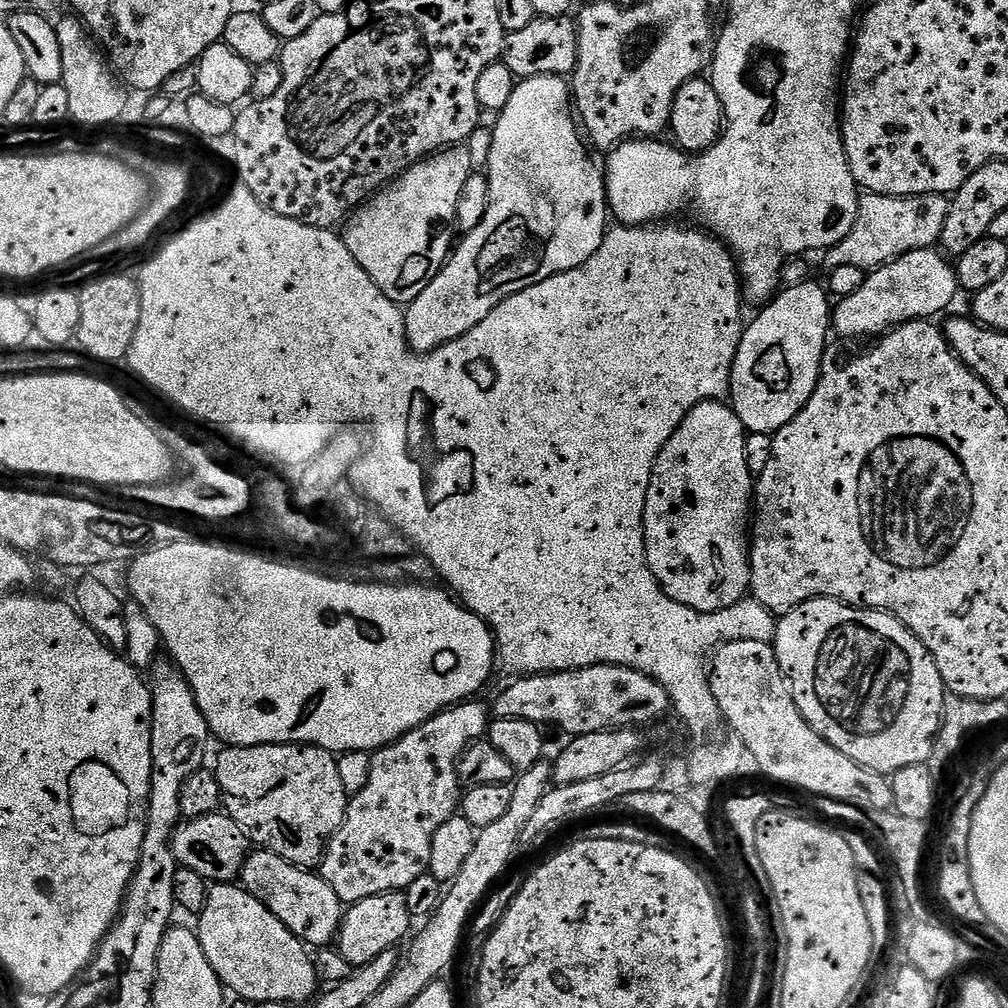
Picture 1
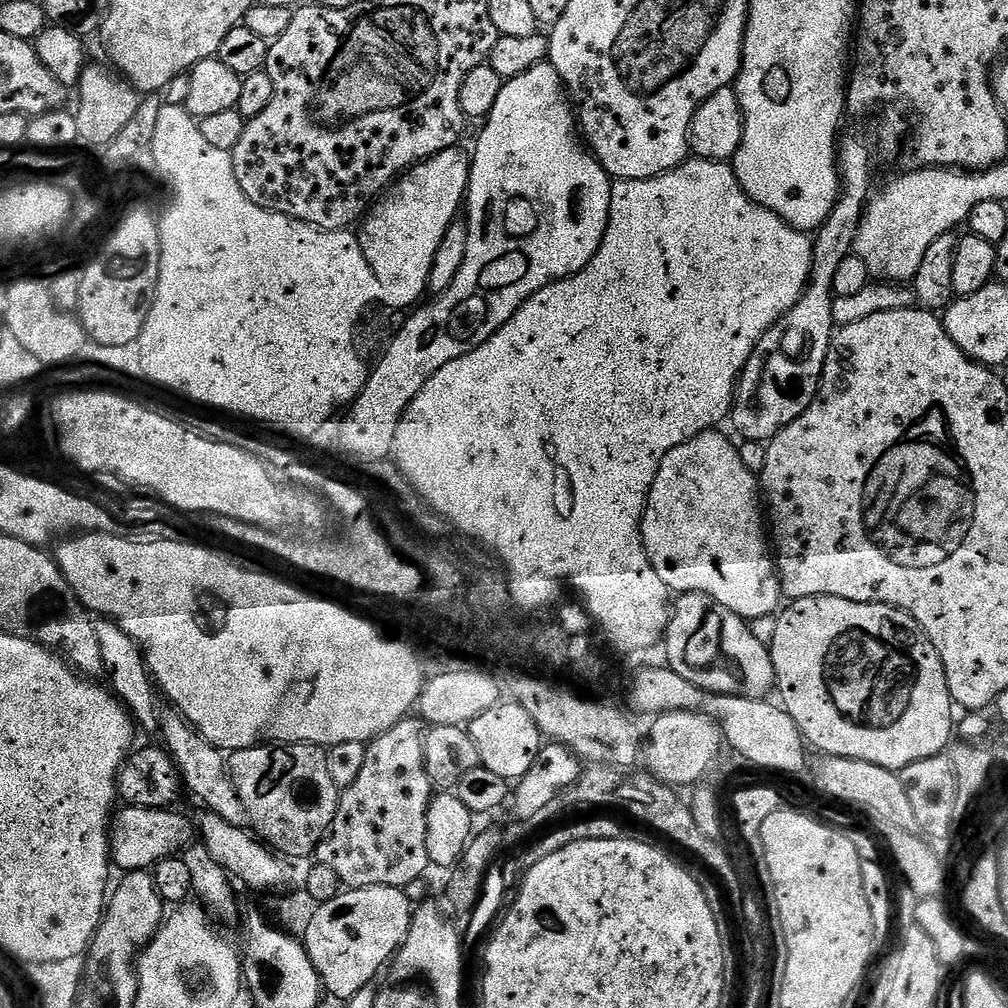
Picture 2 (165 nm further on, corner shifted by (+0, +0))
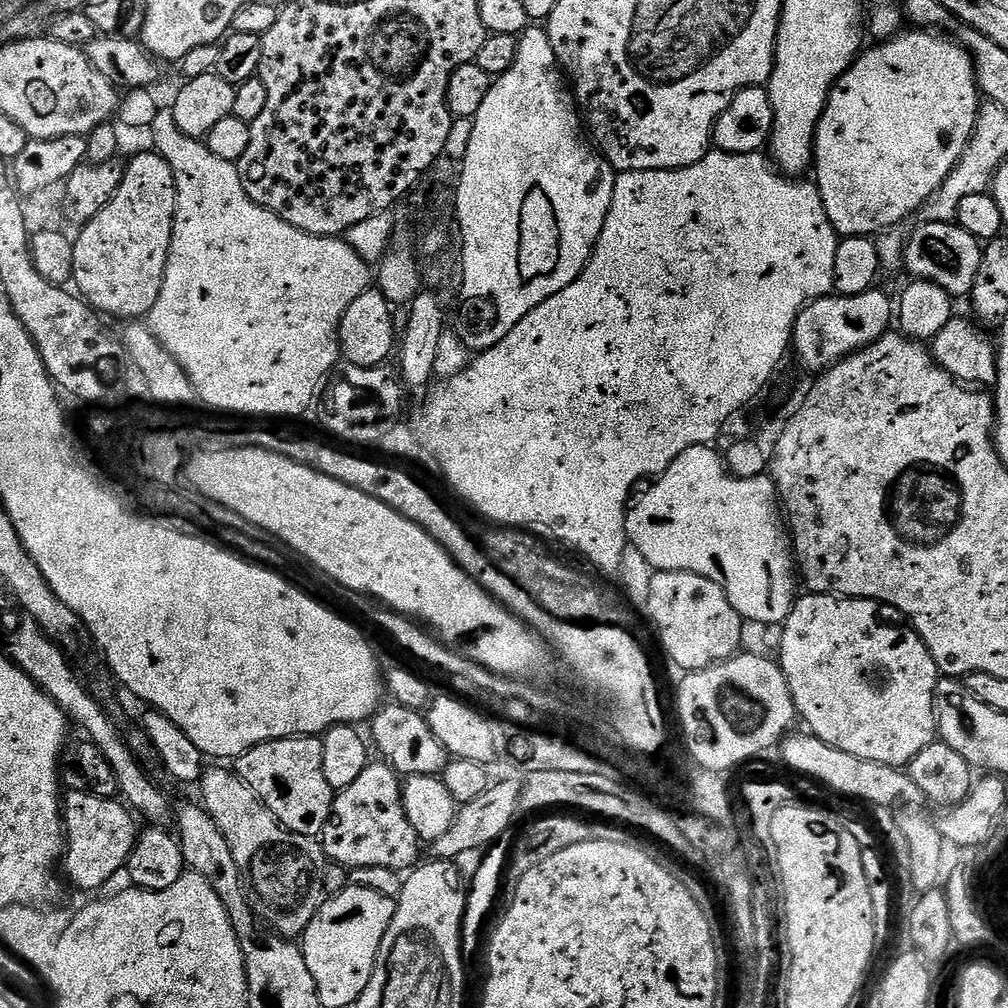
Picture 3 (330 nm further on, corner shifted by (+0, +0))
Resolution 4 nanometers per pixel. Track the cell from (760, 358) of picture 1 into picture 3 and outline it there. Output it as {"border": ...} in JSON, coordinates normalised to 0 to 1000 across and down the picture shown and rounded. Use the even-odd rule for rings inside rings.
{"border":[[[904,30],[890,34],[884,40],[870,43],[870,48],[865,48],[850,56],[843,66],[834,73],[825,92],[817,106],[815,117],[810,126],[810,142],[808,144],[808,182],[813,189],[815,204],[819,204],[819,212],[827,224],[827,228],[834,235],[860,234],[876,231],[878,228],[888,227],[904,210],[909,210],[918,205],[921,199],[933,189],[937,178],[947,169],[956,154],[960,143],[964,140],[964,132],[968,130],[968,117],[974,102],[974,92],[968,81],[968,64],[966,57],[960,49],[948,43],[947,39],[937,34],[930,34],[925,30]]]}

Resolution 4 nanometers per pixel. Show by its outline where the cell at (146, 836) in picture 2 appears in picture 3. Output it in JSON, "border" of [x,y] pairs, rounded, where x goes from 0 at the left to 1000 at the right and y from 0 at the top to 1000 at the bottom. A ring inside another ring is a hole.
{"border":[[[73,785],[63,791],[62,825],[65,836],[62,841],[62,865],[67,868],[73,880],[91,885],[126,858],[135,838],[135,816],[136,811],[118,793]]]}

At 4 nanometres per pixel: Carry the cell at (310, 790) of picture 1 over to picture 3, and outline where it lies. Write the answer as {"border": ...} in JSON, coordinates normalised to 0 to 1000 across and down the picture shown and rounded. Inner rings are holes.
{"border":[[[289,730],[252,740],[233,755],[232,765],[272,808],[281,821],[301,829],[316,830],[329,807],[331,787],[319,768],[317,730]]]}

